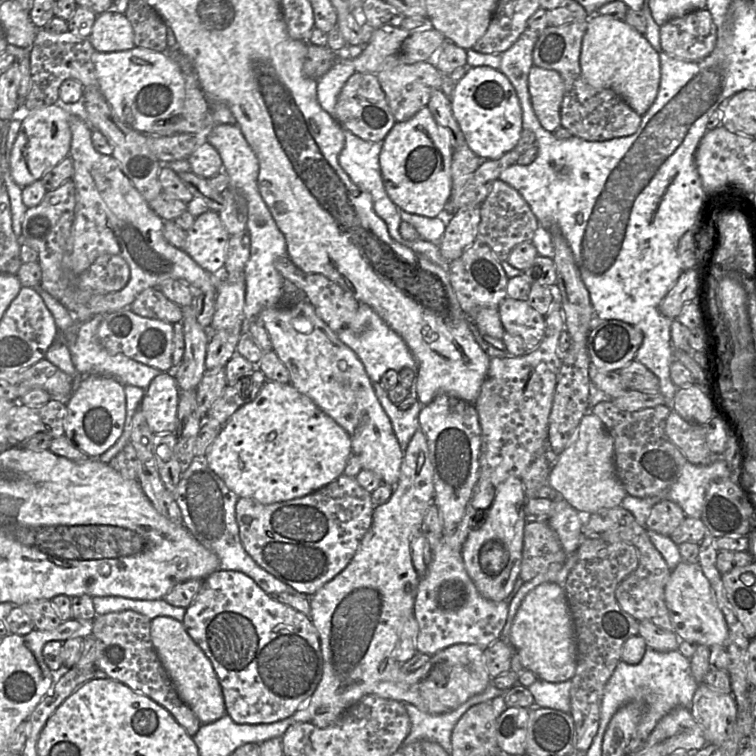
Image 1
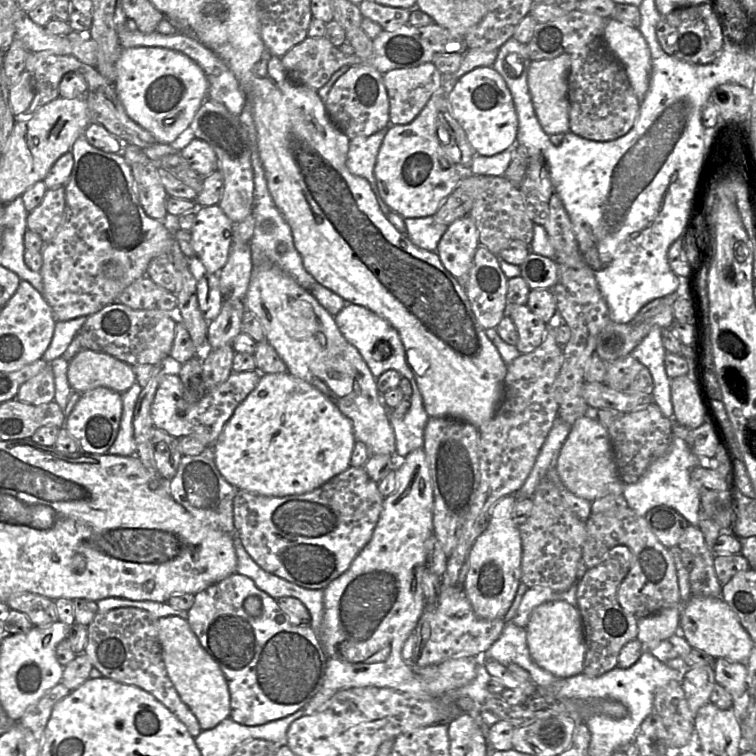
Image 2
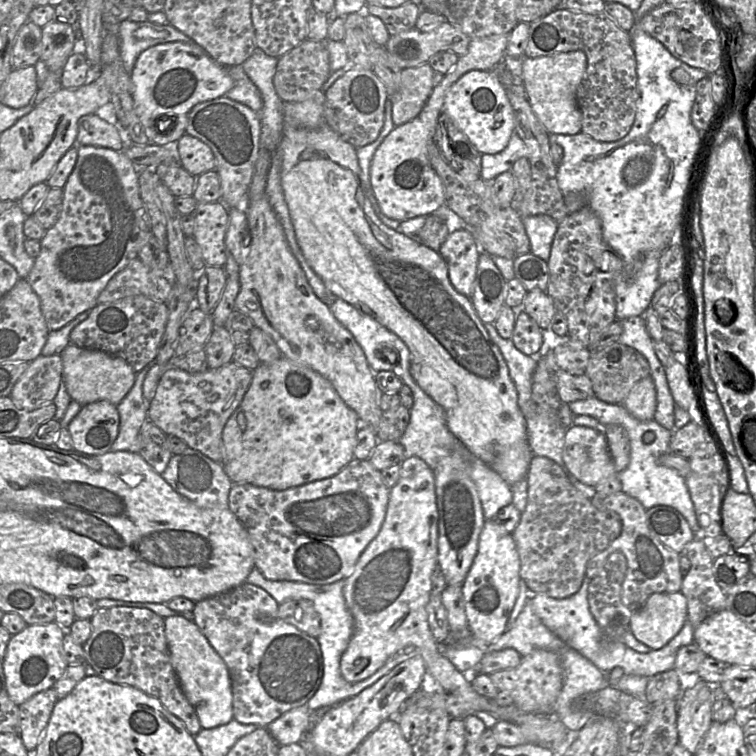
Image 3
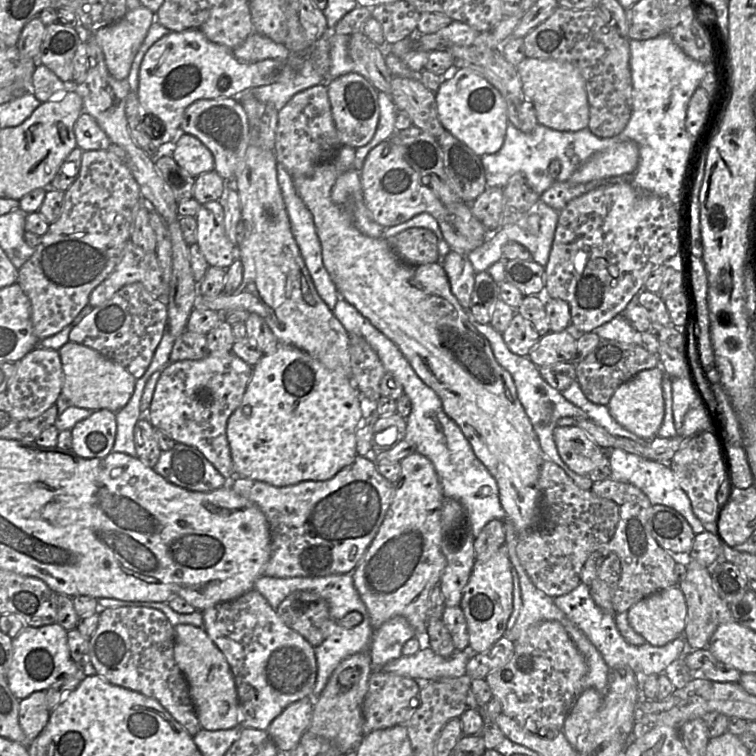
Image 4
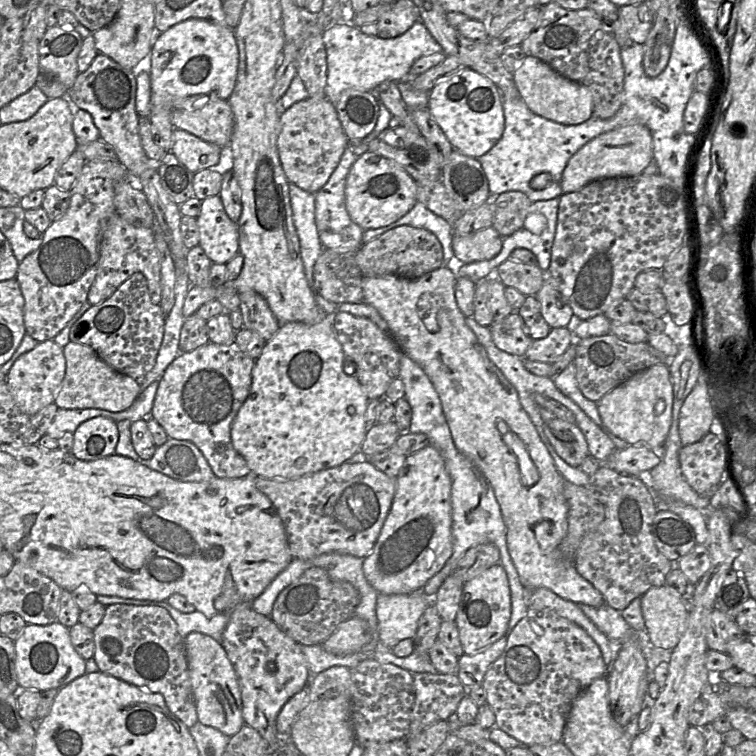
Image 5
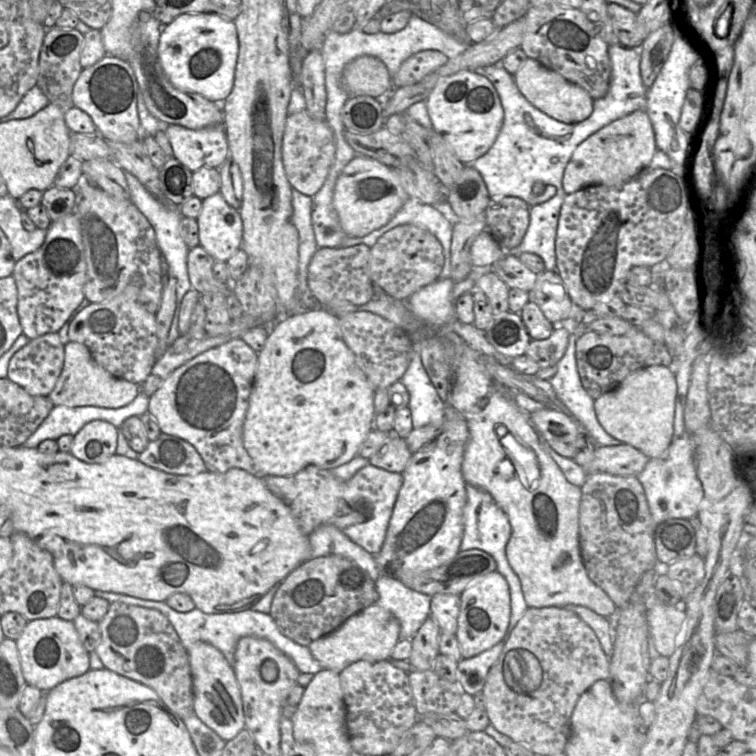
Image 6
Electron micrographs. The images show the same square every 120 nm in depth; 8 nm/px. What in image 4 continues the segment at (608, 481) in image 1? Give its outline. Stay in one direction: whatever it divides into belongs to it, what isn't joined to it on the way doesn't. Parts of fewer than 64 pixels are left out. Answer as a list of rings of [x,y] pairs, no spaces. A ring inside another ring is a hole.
[[[557,426],[553,438],[561,459],[581,476],[588,476],[598,466],[608,464],[604,450],[582,428]]]

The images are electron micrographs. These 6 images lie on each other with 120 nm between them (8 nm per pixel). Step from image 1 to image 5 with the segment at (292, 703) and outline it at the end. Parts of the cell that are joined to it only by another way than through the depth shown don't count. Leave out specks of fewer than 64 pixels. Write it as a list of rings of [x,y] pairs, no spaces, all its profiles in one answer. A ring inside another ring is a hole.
[[[242,604],[229,613],[220,643],[239,680],[244,725],[255,729],[268,743],[269,751],[281,749],[276,720],[291,697],[309,682],[308,663],[301,646],[286,635],[269,616],[256,612],[251,604]]]

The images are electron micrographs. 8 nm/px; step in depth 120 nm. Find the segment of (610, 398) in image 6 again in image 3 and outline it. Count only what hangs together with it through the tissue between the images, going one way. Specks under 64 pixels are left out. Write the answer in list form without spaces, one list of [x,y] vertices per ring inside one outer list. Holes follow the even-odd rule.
[[[651,376],[641,379],[630,391],[622,405],[636,419],[654,419],[656,411],[656,389]]]

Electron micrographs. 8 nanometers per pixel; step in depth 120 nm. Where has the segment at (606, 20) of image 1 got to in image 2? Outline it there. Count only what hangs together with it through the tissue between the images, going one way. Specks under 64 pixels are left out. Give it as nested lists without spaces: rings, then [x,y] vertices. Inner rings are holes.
[[[607,19],[603,38],[607,47],[622,64],[639,102],[644,99],[652,69],[649,46],[638,28]]]

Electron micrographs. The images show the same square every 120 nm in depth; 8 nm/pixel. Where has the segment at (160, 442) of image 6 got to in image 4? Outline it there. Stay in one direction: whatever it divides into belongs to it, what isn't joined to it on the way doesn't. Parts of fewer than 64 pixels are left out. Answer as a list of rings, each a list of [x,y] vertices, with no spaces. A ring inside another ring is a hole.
[[[181,443],[161,452],[153,470],[168,482],[194,492],[209,493],[229,483],[198,449]]]

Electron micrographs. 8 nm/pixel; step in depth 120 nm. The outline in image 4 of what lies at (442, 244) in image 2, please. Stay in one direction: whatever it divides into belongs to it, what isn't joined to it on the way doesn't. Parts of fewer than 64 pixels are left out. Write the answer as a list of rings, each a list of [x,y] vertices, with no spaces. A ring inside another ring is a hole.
[[[450,250],[441,259],[441,265],[449,281],[450,290],[462,308],[469,312],[475,271],[467,254]]]

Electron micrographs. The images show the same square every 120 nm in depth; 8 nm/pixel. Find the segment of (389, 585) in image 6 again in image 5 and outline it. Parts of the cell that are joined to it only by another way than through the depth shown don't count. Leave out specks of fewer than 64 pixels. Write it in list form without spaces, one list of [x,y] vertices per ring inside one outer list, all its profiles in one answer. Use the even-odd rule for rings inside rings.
[[[423,590],[377,596],[377,632],[381,648],[391,650],[404,639],[414,639],[418,622],[431,602]]]

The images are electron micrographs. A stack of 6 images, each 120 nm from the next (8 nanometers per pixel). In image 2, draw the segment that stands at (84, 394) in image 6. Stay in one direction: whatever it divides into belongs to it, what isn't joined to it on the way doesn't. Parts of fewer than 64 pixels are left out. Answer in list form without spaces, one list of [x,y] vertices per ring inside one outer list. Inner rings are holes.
[[[82,349],[69,361],[67,375],[72,389],[80,393],[103,386],[122,394],[136,382],[131,365],[90,349]]]

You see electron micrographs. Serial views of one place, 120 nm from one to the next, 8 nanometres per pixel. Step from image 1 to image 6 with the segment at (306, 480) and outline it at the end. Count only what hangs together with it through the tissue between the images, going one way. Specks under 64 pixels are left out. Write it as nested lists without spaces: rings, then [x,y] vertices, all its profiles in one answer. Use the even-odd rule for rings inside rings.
[[[314,308],[300,313],[288,314],[287,316],[284,316],[283,318],[279,319],[273,326],[265,326],[265,327],[270,327],[269,336],[266,340],[264,348],[258,353],[257,372],[256,372],[252,392],[249,398],[249,408],[246,413],[246,417],[243,424],[243,432],[242,432],[244,447],[247,453],[249,454],[249,456],[251,457],[255,468],[259,472],[260,474],[259,476],[293,476],[298,472],[304,470],[308,466],[316,466],[322,469],[333,470],[343,464],[350,462],[354,457],[358,455],[359,450],[362,444],[364,443],[364,441],[366,440],[368,434],[371,432],[372,429],[374,429],[374,420],[376,417],[375,410],[374,410],[375,390],[369,383],[364,372],[356,364],[354,353],[348,348],[348,346],[345,344],[343,340],[342,332],[339,324],[339,317],[337,317],[334,313],[327,310],[326,308]]]

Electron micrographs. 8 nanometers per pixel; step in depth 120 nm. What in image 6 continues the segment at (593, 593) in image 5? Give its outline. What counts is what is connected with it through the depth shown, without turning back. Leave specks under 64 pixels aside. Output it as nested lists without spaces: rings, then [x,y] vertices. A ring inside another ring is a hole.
[[[439,278],[436,281],[422,287],[420,290],[418,290],[414,294],[412,294],[406,300],[406,304],[408,305],[409,309],[411,310],[411,312],[415,316],[417,316],[418,318],[423,320],[427,325],[430,325],[432,327],[432,332],[436,332],[437,336],[444,336],[445,338],[449,339],[455,347],[456,366],[455,366],[455,370],[454,370],[454,380],[453,380],[452,388],[451,388],[449,398],[448,398],[447,403],[446,403],[446,406],[452,407],[453,409],[458,411],[464,417],[465,421],[467,422],[467,427],[469,430],[469,441],[468,441],[467,446],[465,448],[463,462],[462,462],[462,474],[463,474],[464,480],[465,480],[466,484],[477,487],[477,488],[489,493],[491,495],[491,497],[493,498],[493,500],[495,501],[495,503],[507,515],[510,526],[511,526],[511,537],[510,537],[510,539],[507,543],[507,546],[506,546],[506,557],[507,557],[507,560],[508,560],[511,568],[513,569],[513,571],[516,573],[516,575],[518,576],[518,578],[520,580],[523,596],[524,596],[524,599],[525,599],[528,607],[542,608],[542,607],[550,607],[550,606],[567,607],[567,606],[571,606],[571,605],[581,605],[581,606],[585,606],[585,607],[591,609],[592,611],[594,611],[598,615],[604,616],[604,617],[609,618],[609,619],[614,619],[616,614],[617,614],[617,611],[619,609],[617,608],[615,603],[611,600],[611,598],[607,595],[607,593],[604,590],[602,590],[599,586],[597,586],[588,577],[587,572],[585,570],[585,566],[584,566],[582,557],[581,557],[580,540],[579,540],[579,509],[580,509],[580,501],[581,501],[581,488],[578,486],[572,485],[571,483],[569,483],[567,481],[567,479],[565,478],[564,474],[562,473],[562,471],[558,467],[558,465],[555,463],[555,461],[542,448],[541,444],[539,443],[538,432],[535,430],[534,426],[530,422],[530,419],[529,419],[530,414],[527,414],[524,411],[522,411],[521,409],[519,409],[513,401],[513,393],[518,393],[518,392],[512,392],[508,388],[506,388],[503,385],[496,382],[492,378],[492,376],[488,373],[484,364],[482,363],[482,356],[481,355],[484,355],[484,354],[481,354],[481,353],[473,350],[471,347],[468,346],[468,344],[458,334],[456,334],[453,331],[453,321],[455,319],[455,305],[453,303],[453,293],[452,293],[453,288],[454,288],[454,281],[451,278],[445,278],[445,279]],[[499,425],[506,426],[507,430],[514,436],[514,440],[512,440],[512,444],[509,444],[507,446],[508,447],[512,446],[515,450],[517,450],[517,449],[521,450],[522,452],[524,452],[526,454],[522,457],[523,461],[521,463],[521,466],[524,469],[525,477],[526,477],[526,480],[528,482],[529,489],[525,488],[522,485],[516,472],[515,472],[515,475],[508,480],[505,480],[499,473],[500,464],[505,459],[509,459],[513,464],[513,461],[511,460],[511,457],[510,457],[511,456],[510,453],[503,447],[503,445],[501,443],[501,439],[498,437],[498,435],[496,433],[496,428]],[[534,457],[536,459],[536,465],[537,465],[537,468],[539,471],[539,478],[537,479],[537,481],[530,482],[529,477],[528,477],[528,473],[527,473],[526,468],[525,468],[525,463],[526,463],[527,467],[529,467],[531,465],[531,468],[533,469],[533,473],[534,473]]]

